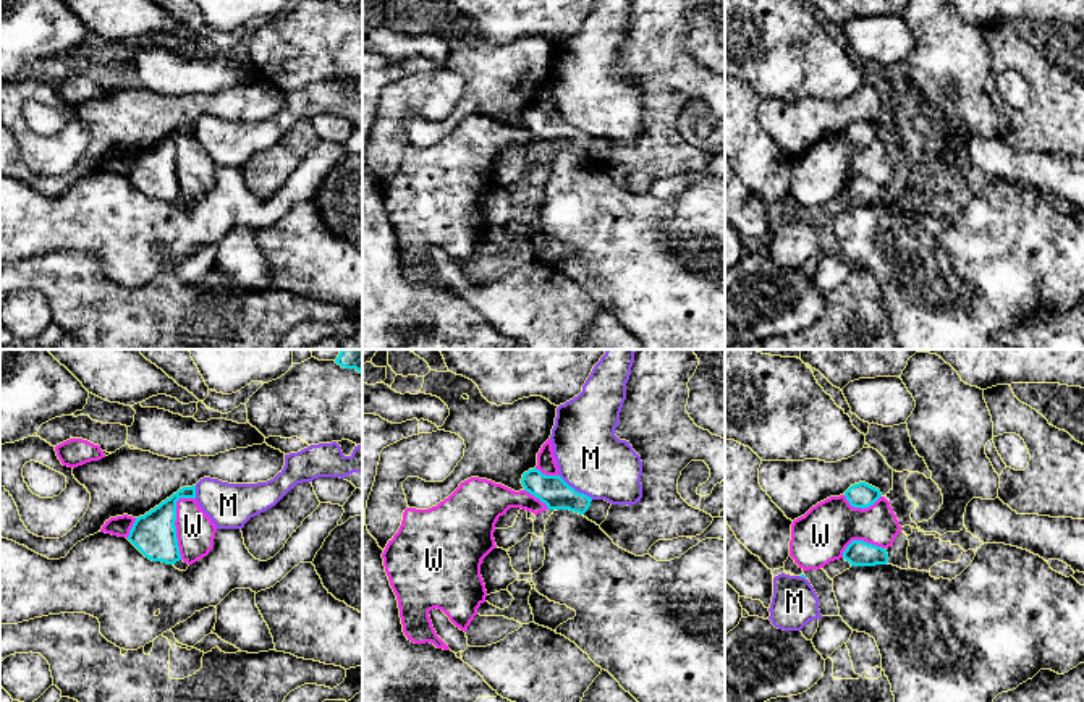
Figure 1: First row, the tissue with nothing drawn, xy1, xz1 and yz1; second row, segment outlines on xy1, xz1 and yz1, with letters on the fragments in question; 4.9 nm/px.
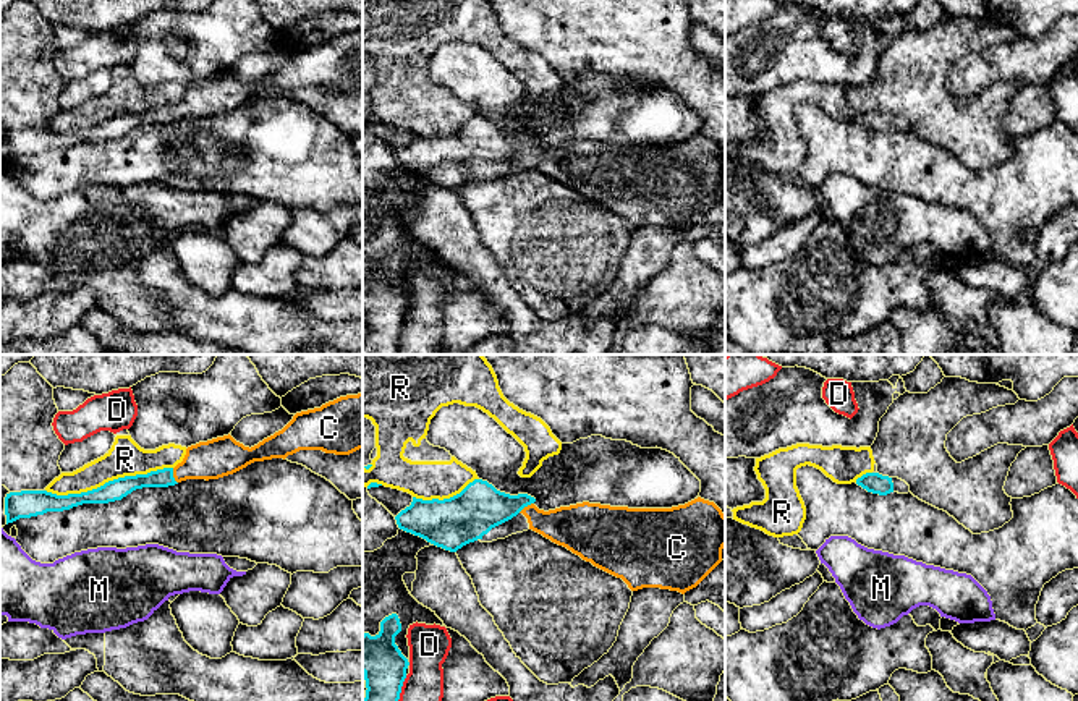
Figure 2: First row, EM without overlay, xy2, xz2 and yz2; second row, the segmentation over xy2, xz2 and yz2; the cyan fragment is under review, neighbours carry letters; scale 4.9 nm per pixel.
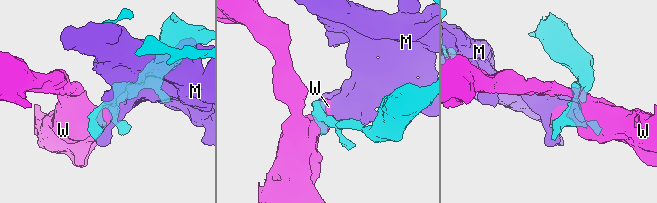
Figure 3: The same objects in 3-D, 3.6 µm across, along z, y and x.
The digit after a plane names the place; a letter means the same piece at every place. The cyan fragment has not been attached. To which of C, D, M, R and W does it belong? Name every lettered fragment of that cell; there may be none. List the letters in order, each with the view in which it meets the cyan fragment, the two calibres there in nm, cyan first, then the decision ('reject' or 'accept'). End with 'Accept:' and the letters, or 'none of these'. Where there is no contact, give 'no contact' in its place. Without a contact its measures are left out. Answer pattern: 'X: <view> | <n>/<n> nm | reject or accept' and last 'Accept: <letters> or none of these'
C: xy2 | 100/190 nm | accept
D: xz2 | 220/220 nm | reject
M: xz1 | 150/340 nm | reject
R: xy2 | 100/180 nm | reject
W: xy1 | 220/190 nm | reject
Accept: C

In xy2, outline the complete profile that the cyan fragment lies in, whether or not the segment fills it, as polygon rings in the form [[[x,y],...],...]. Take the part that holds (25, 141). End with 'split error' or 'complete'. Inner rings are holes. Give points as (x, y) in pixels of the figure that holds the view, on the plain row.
[[[363,31],[340,34],[320,45],[296,50],[282,68],[251,86],[228,71],[188,84],[183,99],[175,105],[118,115],[87,130],[68,133],[47,128],[10,130],[5,134],[6,162],[83,141],[121,138],[142,125],[168,125],[186,117],[219,117],[254,99],[285,97],[299,87],[350,92],[359,86],[363,86]]]; split error

